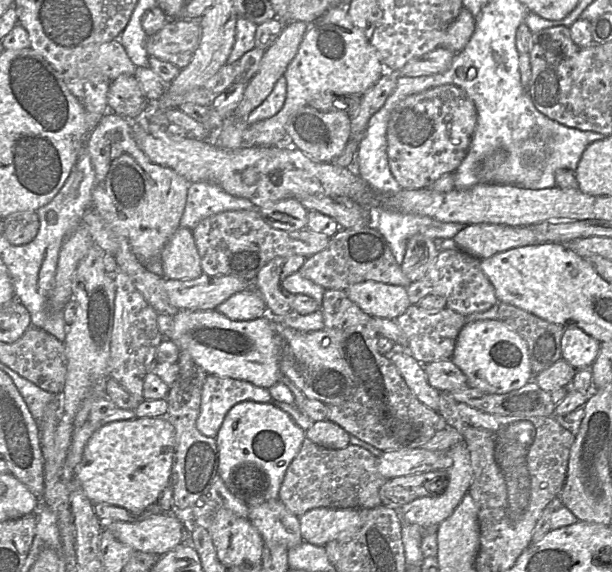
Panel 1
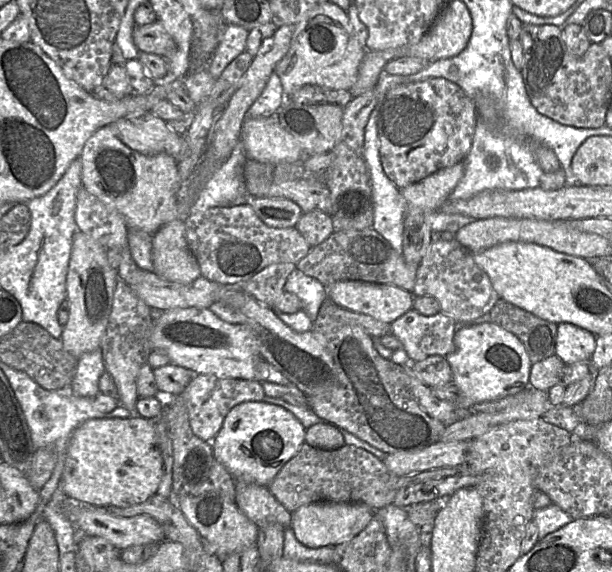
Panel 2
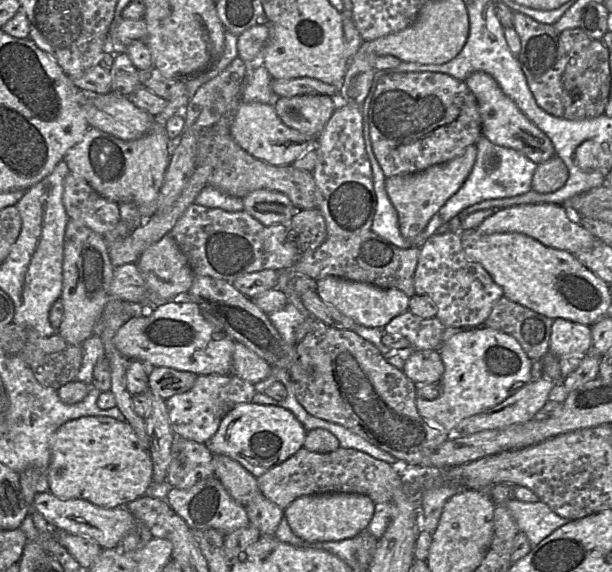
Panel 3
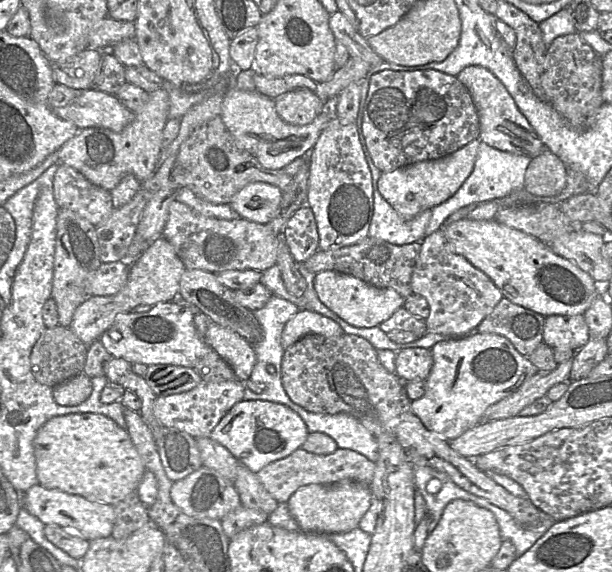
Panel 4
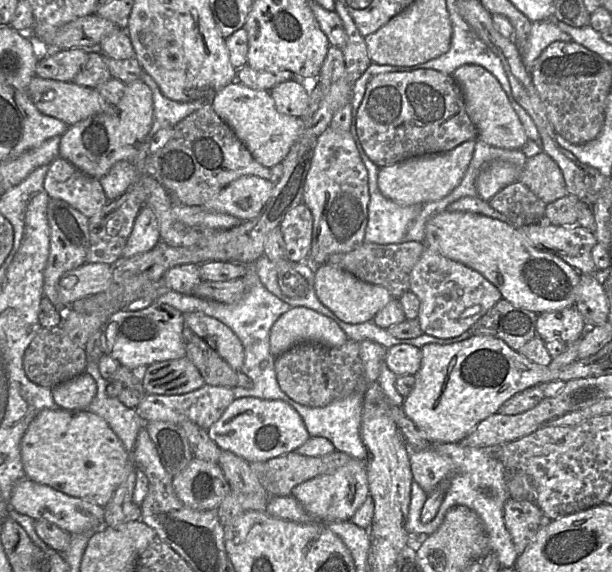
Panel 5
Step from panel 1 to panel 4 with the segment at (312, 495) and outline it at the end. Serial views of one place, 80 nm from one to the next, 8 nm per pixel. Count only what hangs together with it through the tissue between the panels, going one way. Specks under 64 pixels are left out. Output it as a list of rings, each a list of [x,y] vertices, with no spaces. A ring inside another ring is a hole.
[[[338,447],[330,454],[318,455],[299,448],[288,456],[264,466],[256,475],[267,492],[281,503],[288,502],[299,487],[308,484],[328,485],[342,480],[353,480],[370,486],[375,468],[375,462],[351,449]]]

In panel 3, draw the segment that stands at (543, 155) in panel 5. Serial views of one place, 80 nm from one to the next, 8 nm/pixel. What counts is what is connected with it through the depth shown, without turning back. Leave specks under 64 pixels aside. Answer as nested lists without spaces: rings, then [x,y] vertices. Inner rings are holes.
[[[554,155],[547,161],[538,164],[533,177],[531,188],[540,194],[548,194],[561,189],[568,179],[568,170],[562,160]]]

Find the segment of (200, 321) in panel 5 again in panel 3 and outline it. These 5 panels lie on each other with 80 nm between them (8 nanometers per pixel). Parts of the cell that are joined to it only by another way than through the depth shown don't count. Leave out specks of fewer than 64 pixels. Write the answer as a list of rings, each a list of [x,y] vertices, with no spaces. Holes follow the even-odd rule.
[[[235,342],[233,351],[233,374],[252,384],[256,384],[272,372],[272,367],[245,345]]]

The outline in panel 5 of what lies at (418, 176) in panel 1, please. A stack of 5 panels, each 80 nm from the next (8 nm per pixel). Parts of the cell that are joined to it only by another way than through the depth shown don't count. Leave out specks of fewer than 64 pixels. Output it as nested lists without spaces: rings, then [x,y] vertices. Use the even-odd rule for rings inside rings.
[[[433,69],[372,77],[357,109],[356,132],[366,155],[379,168],[413,157],[448,152],[478,135],[466,112],[459,83],[452,75]]]

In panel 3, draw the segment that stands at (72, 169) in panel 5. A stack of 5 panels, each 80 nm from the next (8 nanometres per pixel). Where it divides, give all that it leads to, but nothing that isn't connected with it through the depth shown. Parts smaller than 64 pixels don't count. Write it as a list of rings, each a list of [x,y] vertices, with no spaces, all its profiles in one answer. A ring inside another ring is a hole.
[[[71,171],[64,178],[63,187],[63,204],[70,219],[101,236],[114,229],[121,220],[117,203],[101,196]]]

